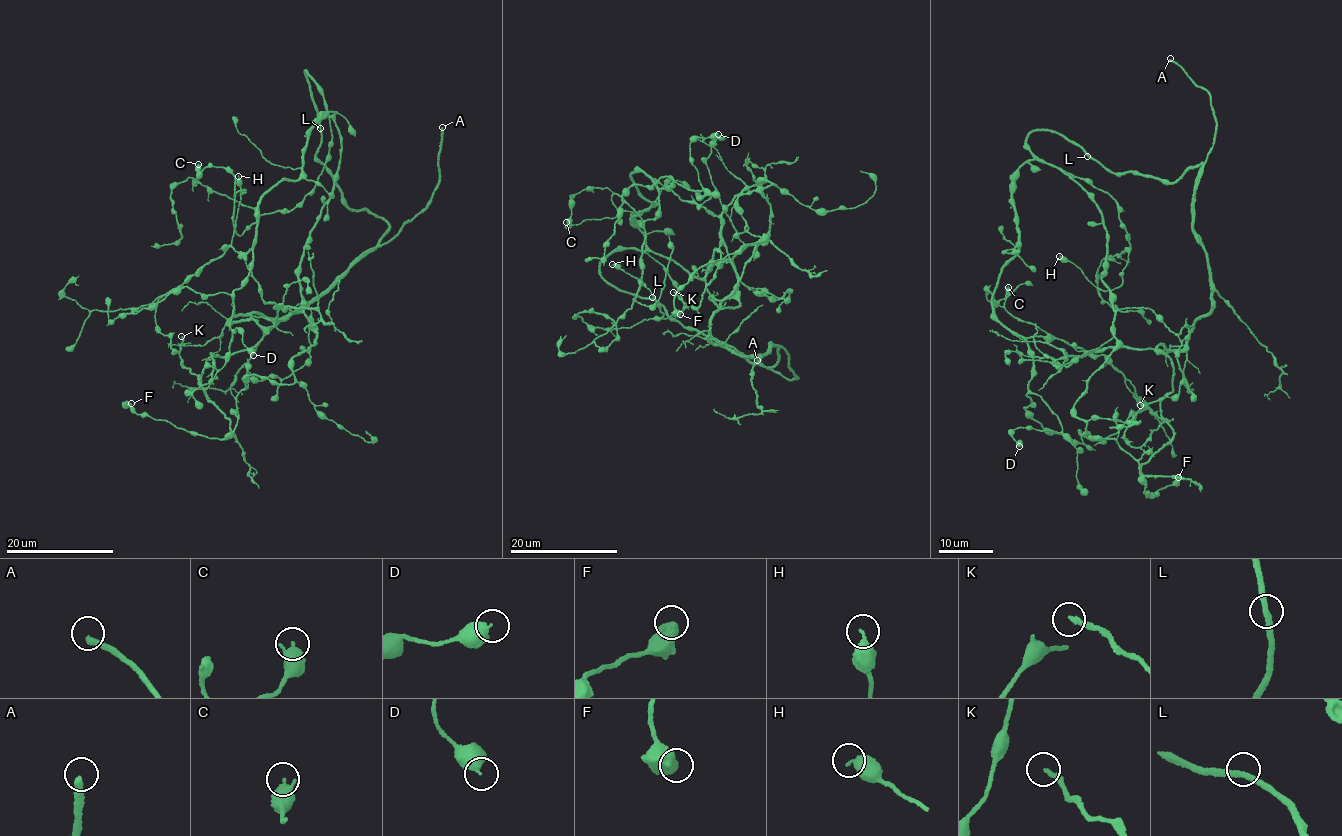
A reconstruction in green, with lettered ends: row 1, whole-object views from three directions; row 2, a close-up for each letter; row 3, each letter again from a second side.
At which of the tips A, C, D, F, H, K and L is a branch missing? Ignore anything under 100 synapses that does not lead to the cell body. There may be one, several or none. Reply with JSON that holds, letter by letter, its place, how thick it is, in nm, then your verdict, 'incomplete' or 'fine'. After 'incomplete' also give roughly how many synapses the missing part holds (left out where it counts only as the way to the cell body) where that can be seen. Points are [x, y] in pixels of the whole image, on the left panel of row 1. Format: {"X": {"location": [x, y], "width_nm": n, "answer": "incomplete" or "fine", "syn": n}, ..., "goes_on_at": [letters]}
{"A": {"location": [442, 127], "width_nm": 280, "answer": "incomplete"}, "C": {"location": [198, 164], "width_nm": 500, "answer": "fine"}, "D": {"location": [253, 355], "width_nm": 440, "answer": "fine"}, "F": {"location": [131, 403], "width_nm": 480, "answer": "fine"}, "H": {"location": [238, 176], "width_nm": 440, "answer": "fine"}, "K": {"location": [181, 336], "width_nm": 220, "answer": "fine"}, "L": {"location": [320, 128], "width_nm": 240, "answer": "fine"}, "goes_on_at": ["A"]}

